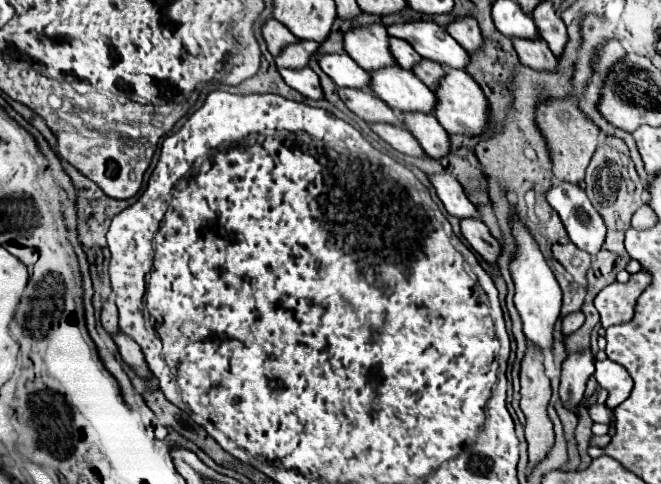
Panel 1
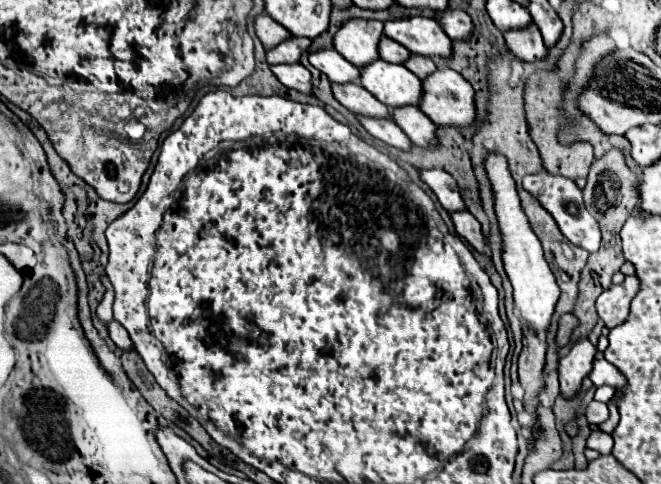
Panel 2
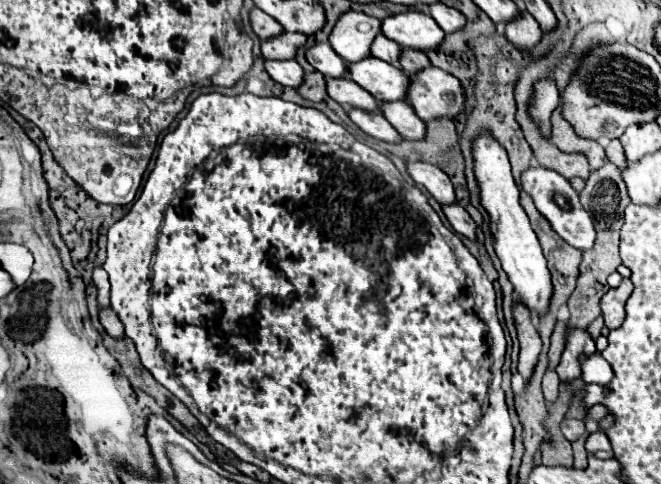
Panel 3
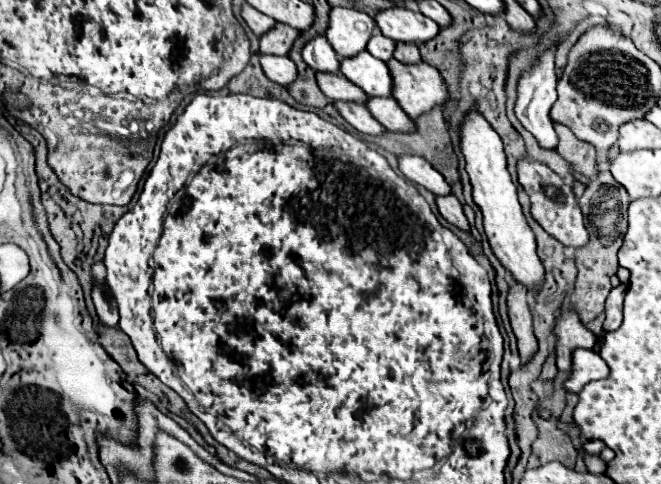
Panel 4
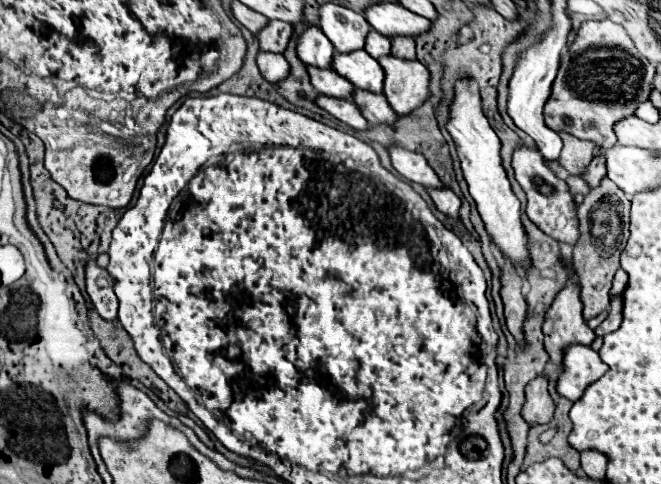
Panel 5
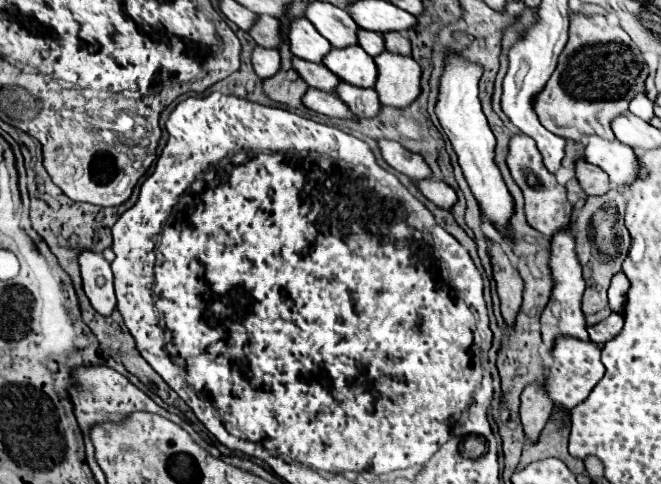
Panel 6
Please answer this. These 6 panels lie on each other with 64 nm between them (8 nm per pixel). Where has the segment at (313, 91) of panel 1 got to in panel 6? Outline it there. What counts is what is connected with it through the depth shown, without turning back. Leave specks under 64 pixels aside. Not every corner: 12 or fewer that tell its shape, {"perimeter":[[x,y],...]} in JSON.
{"perimeter":[[254,46],[252,66],[258,78],[270,78],[280,70],[274,48]]}

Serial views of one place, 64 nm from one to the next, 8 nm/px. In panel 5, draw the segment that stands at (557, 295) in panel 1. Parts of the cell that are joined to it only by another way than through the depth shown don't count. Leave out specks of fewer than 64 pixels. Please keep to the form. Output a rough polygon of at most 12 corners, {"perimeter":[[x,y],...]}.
{"perimeter":[[468,78],[448,124],[490,238],[520,270],[528,242],[500,140]]}

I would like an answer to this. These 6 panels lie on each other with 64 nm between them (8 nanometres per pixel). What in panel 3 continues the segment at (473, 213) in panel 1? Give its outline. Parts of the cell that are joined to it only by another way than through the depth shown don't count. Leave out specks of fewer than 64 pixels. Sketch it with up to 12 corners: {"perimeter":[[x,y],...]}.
{"perimeter":[[406,162],[416,184],[440,204],[454,204],[454,186],[436,166]]}

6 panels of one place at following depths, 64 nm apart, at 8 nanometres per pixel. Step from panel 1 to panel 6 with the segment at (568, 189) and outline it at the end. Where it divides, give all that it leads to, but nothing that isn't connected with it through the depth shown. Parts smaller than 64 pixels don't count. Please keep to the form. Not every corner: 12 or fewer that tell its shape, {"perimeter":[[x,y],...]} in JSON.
{"perimeter":[[514,134],[506,164],[528,224],[552,236],[572,204],[534,140]]}

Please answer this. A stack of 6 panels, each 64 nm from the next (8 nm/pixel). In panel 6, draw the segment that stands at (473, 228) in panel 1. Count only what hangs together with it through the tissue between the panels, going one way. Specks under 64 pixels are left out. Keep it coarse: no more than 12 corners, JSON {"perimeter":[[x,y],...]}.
{"perimeter":[[416,180],[430,202],[450,210],[456,202],[454,192],[442,180]]}

